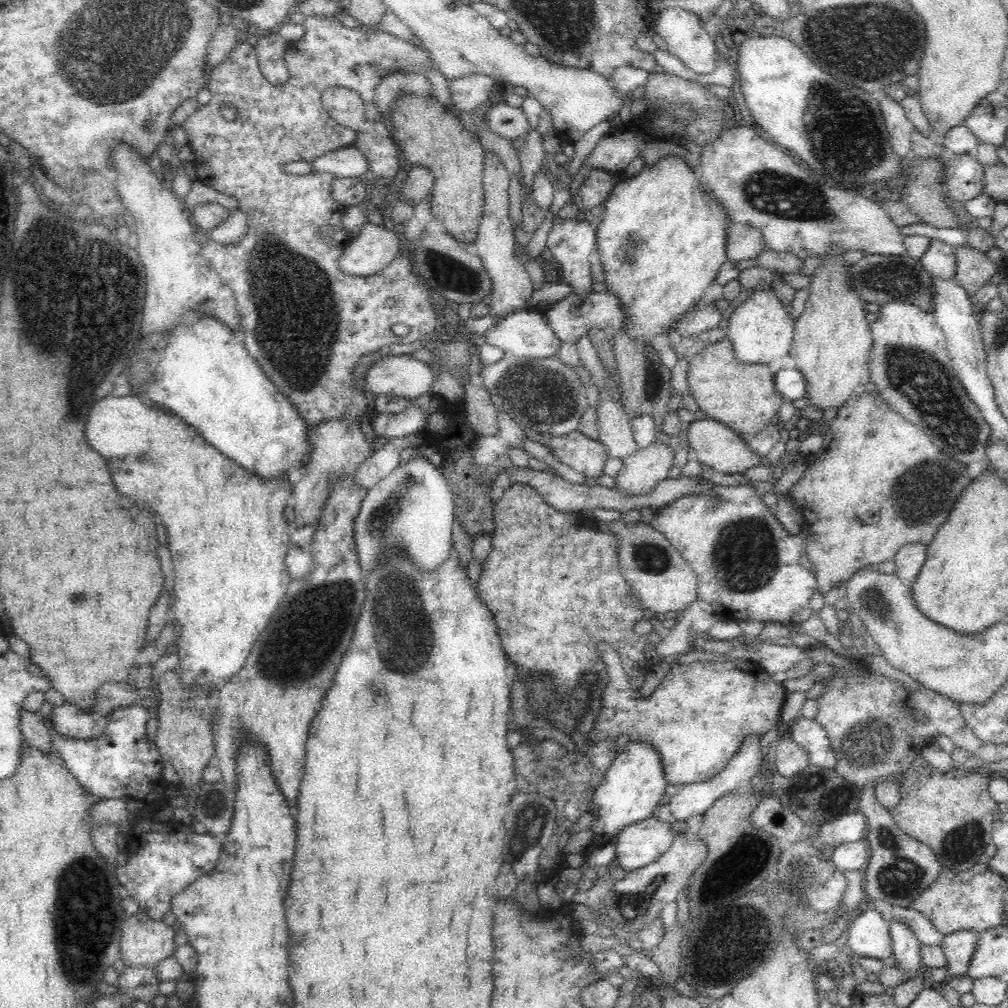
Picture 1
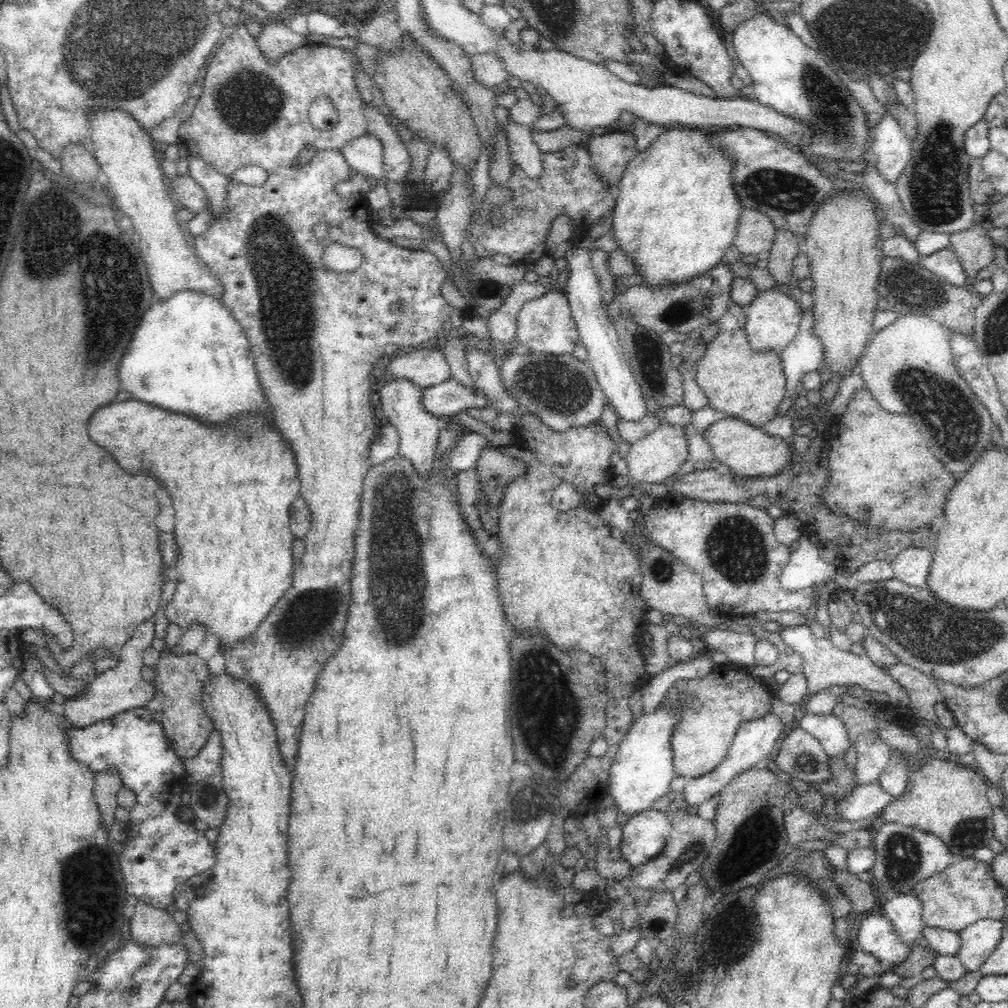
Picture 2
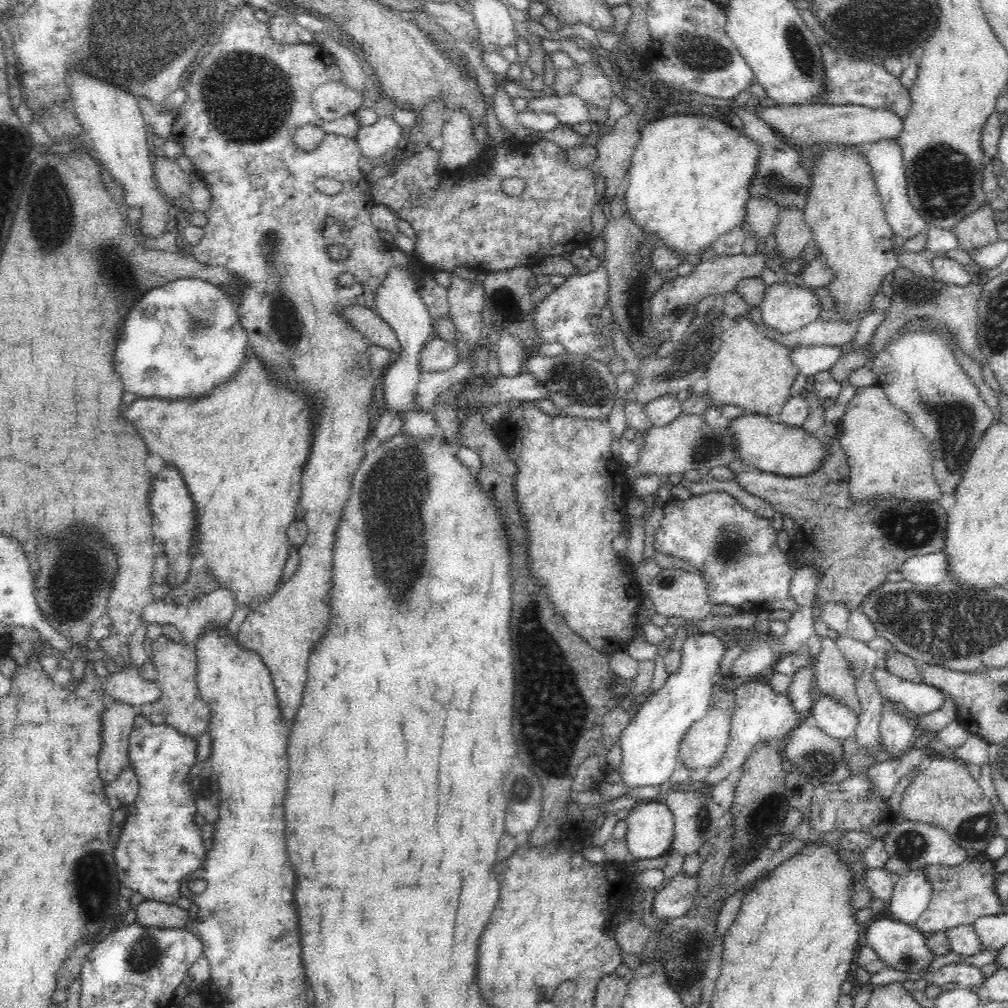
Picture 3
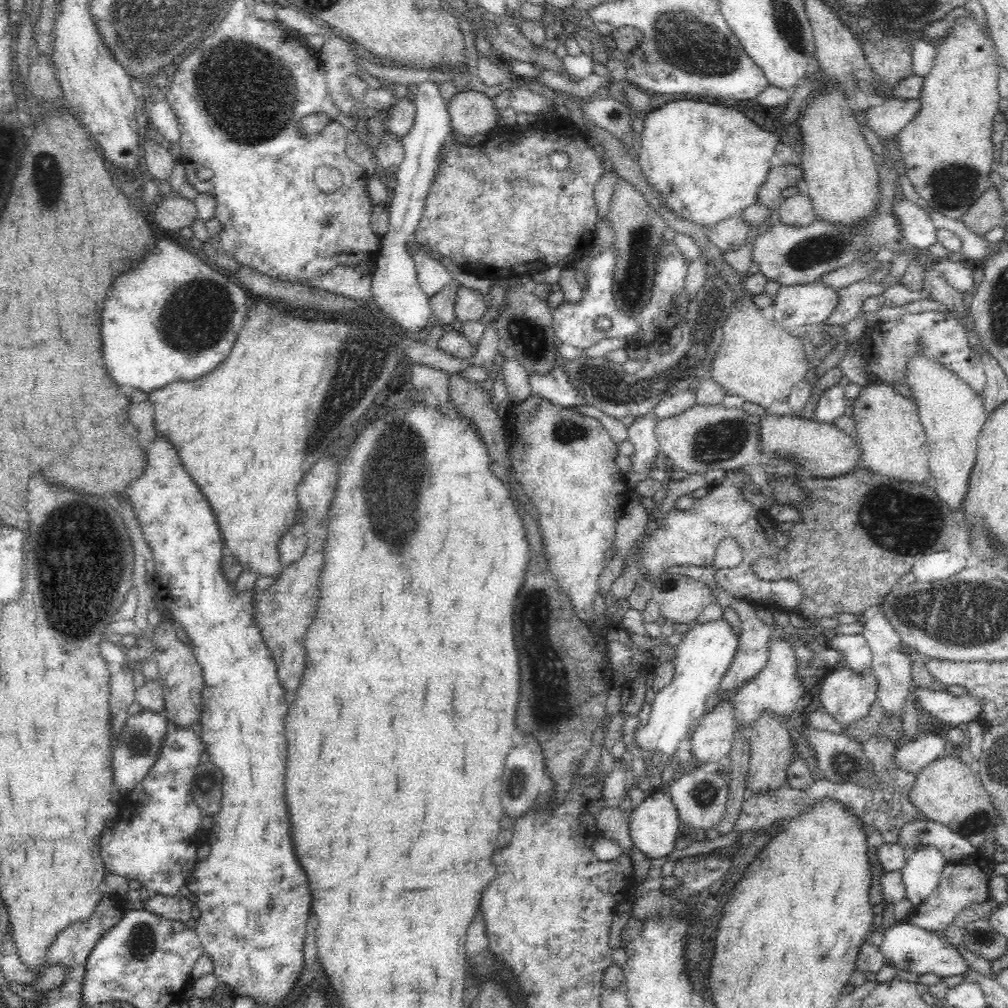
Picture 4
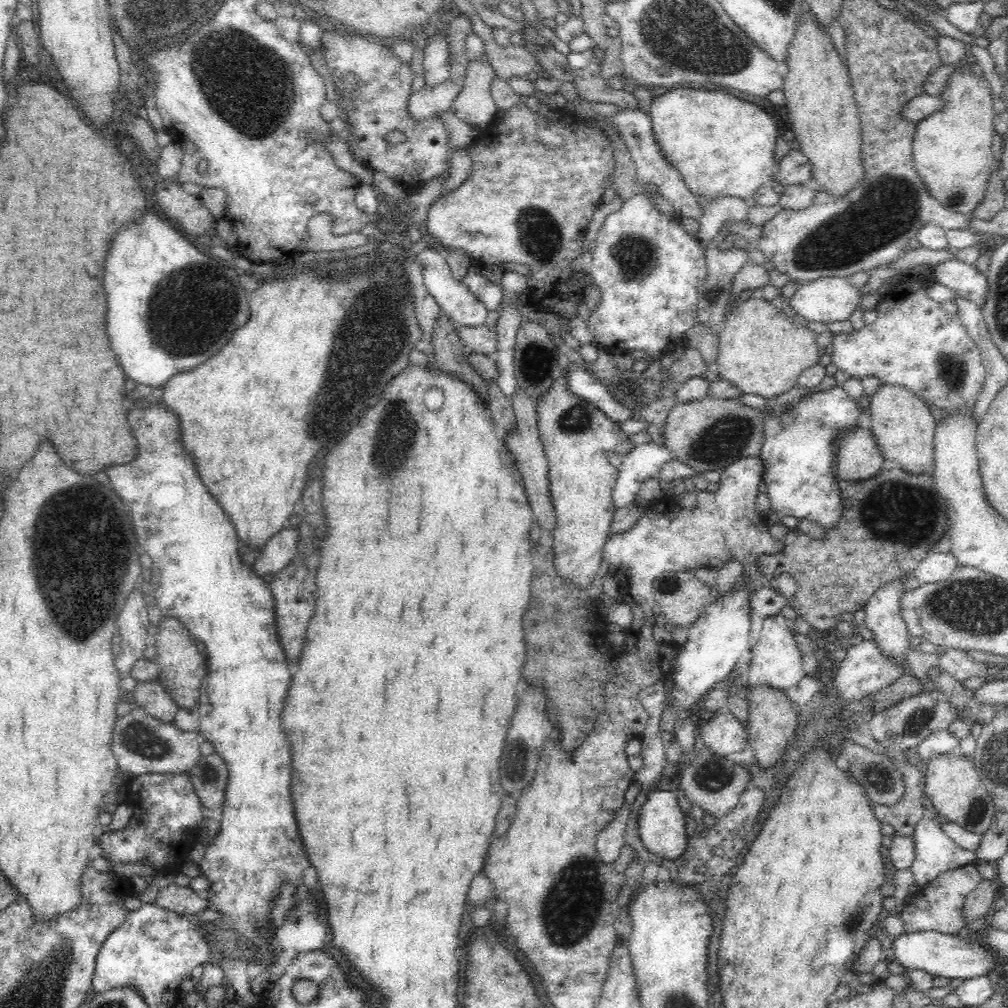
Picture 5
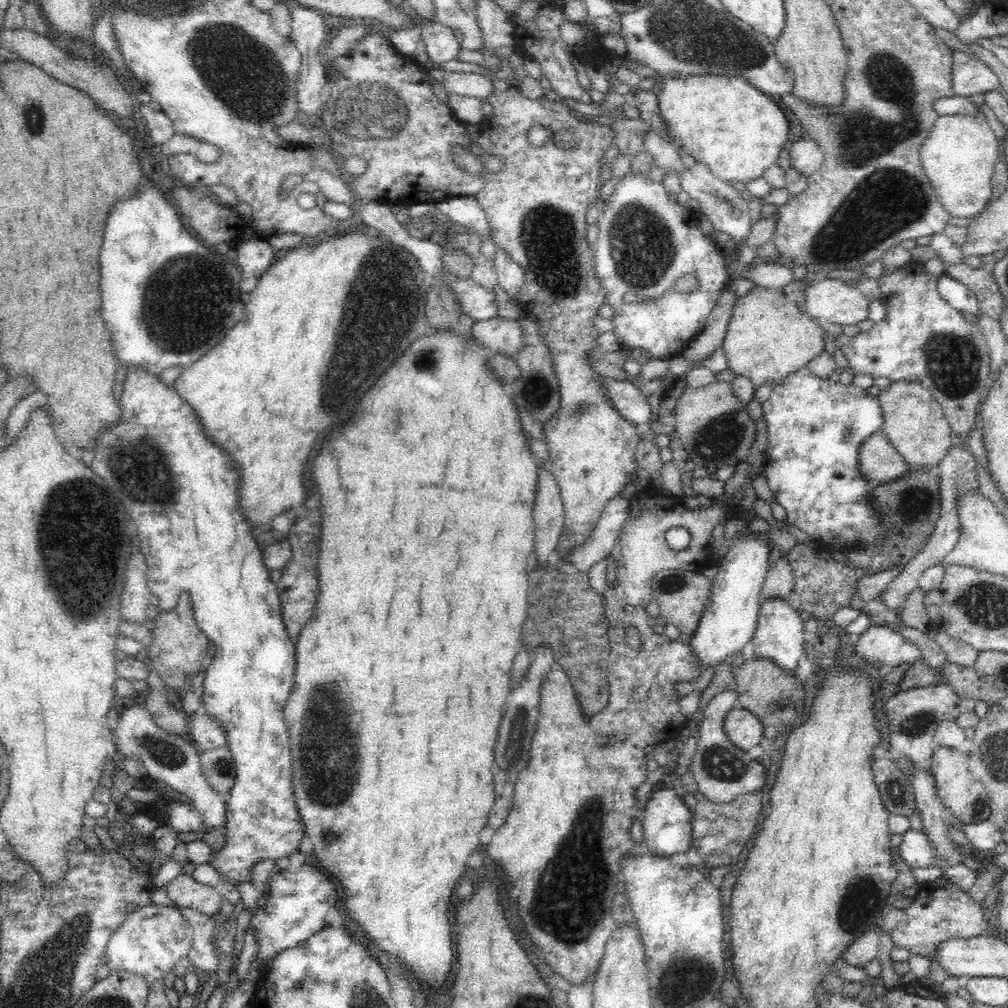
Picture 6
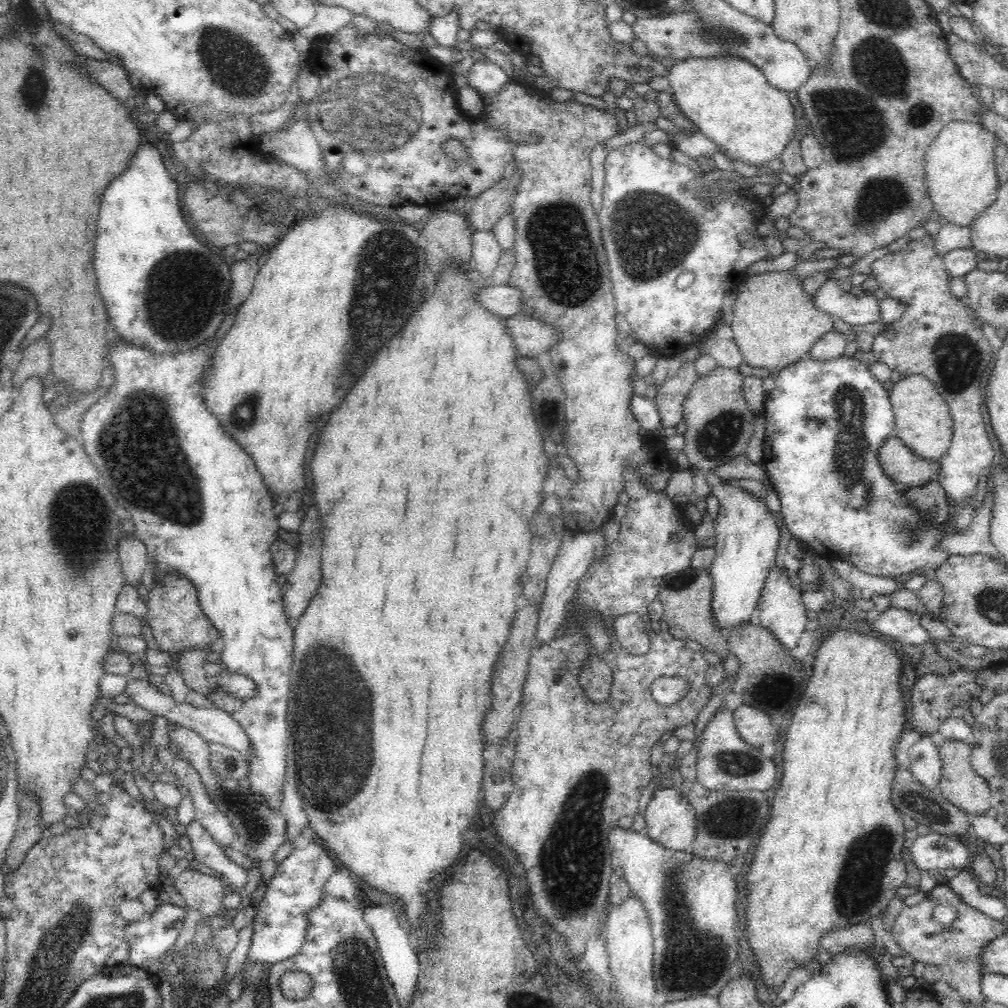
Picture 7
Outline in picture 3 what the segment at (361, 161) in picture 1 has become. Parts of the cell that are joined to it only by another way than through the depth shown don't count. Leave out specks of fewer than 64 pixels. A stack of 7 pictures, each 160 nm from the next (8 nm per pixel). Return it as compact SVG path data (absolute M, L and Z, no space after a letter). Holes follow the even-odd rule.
M391 116L380 117L372 125L362 125L354 138L360 156L371 162L382 158L402 138L402 127Z

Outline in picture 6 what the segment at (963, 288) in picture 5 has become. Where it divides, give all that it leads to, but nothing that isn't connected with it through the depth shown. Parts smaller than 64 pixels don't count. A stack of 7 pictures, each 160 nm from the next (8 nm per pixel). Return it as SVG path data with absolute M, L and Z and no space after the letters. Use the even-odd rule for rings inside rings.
M964 262L946 266L944 275L964 284L976 295L979 310L984 315L998 321L1003 306L997 283L991 271L982 268L970 268Z

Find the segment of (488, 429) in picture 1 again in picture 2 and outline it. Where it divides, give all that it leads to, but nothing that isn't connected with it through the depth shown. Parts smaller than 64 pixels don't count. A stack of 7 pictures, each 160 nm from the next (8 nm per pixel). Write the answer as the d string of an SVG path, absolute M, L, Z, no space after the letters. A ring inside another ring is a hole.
M460 337L440 341L444 358L446 359L446 363L448 363L448 369L450 369L451 379L466 386L466 389L471 392L478 392L476 382L469 372L466 347L460 342Z

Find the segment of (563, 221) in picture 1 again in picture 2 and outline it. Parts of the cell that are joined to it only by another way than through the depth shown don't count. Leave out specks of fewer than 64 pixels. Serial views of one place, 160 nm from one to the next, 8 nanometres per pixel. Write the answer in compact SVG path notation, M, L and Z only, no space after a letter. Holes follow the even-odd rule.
M576 245L570 248L563 258L568 263L568 269L564 274L567 277L567 284L562 292L566 295L573 320L577 325L579 340L587 349L586 362L593 370L598 385L606 397L606 402L614 408L618 418L624 421L638 422L647 415L646 400L632 375L628 361L626 361L616 329L608 319L607 311L602 304L601 288L590 254Z

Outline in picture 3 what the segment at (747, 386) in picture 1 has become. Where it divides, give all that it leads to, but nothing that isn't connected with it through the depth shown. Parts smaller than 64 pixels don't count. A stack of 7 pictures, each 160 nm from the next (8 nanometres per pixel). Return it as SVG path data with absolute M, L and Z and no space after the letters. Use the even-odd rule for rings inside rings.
M738 316L731 323L725 325L720 334L720 350L716 351L710 360L708 370L701 383L703 392L712 397L714 404L732 404L744 410L747 414L764 415L776 422L784 403L790 398L790 389L795 381L798 369L790 361L790 349L760 331L746 316Z

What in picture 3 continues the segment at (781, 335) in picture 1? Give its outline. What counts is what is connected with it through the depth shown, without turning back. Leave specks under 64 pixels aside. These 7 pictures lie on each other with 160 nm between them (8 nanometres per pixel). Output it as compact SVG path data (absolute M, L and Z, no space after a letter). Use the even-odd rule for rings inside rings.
M779 281L768 286L759 305L764 327L788 334L810 325L821 311L816 293L801 284L789 286Z

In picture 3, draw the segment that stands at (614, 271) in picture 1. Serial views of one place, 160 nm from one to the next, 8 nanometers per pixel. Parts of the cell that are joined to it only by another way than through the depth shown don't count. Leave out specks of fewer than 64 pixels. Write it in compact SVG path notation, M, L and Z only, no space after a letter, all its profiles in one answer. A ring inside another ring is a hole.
M680 114L668 116L655 120L639 130L641 137L633 150L627 172L628 176L630 176L630 181L624 194L625 214L628 215L640 229L644 229L646 234L650 234L655 242L659 242L657 248L668 248L671 252L675 252L677 256L684 256L685 258L692 258L692 256L700 258L704 250L710 250L710 248L712 248L712 244L716 242L716 239L720 239L720 236L730 233L730 230L743 223L746 216L746 202L748 202L749 199L748 182L750 182L750 178L752 178L752 172L756 170L756 158L758 157L757 144L744 137L744 135L740 133L741 130L734 129L734 127L728 126L728 124L716 118L702 115Z

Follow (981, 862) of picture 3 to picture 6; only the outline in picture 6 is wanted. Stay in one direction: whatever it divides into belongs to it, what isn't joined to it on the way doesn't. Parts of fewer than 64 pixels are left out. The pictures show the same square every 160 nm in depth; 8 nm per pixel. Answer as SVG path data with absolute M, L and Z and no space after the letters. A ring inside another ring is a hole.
M941 875L936 880L926 880L919 885L919 888L905 911L903 919L899 919L891 937L895 946L901 946L911 950L911 954L930 956L934 948L947 938L972 938L984 934L992 934L987 923L987 914L982 911L982 904L976 903L969 895L968 890L962 890L957 884Z

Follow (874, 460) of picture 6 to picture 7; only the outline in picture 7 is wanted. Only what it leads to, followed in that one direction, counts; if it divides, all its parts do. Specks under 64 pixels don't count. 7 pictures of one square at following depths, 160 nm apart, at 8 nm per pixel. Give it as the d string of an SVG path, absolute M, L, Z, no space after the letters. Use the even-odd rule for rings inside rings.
M896 436L884 438L876 459L888 479L898 487L922 486L928 480L936 479L939 461L926 460L916 456Z

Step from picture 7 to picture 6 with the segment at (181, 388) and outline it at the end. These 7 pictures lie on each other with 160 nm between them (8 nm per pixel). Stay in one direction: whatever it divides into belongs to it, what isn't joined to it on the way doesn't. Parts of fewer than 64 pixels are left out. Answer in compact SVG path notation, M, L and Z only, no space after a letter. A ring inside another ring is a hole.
M129 367L128 375L124 381L124 394L120 398L120 408L122 408L122 422L104 430L98 438L96 444L96 458L92 462L92 470L104 478L104 482L118 494L124 506L128 506L128 514L132 518L132 524L138 528L139 549L145 556L147 585L151 590L152 596L158 599L157 607L159 611L170 612L176 608L180 595L188 593L194 621L198 629L212 640L215 644L215 657L210 664L204 669L203 673L203 696L201 697L202 712L209 715L209 718L221 722L227 738L227 746L233 757L233 764L236 765L236 779L230 790L230 798L225 803L225 824L222 829L224 836L223 847L218 852L214 852L212 857L207 861L214 868L220 877L224 878L224 883L230 882L238 886L240 883L254 883L251 878L252 868L267 859L274 862L281 859L288 859L290 856L300 851L302 838L305 836L304 825L300 820L295 798L293 795L292 785L292 765L291 765L291 743L287 725L283 718L283 708L290 696L291 689L294 687L294 675L296 666L295 643L288 637L286 627L282 620L281 604L277 585L270 581L269 571L262 562L262 551L252 537L252 527L245 521L245 517L238 507L238 498L236 498L236 482L238 482L238 473L232 467L232 460L224 456L224 450L220 450L214 442L208 442L204 435L204 427L200 425L194 409L178 395L174 388L169 388L162 382L159 376L153 376L140 367Z

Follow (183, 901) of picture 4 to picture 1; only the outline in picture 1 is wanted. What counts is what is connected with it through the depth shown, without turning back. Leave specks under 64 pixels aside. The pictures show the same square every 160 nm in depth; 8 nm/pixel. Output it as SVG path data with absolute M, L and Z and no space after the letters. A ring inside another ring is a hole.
M138 911L134 915L126 916L122 923L120 941L120 956L126 967L153 968L164 958L171 956L175 951L174 929L163 921L152 920L145 912Z

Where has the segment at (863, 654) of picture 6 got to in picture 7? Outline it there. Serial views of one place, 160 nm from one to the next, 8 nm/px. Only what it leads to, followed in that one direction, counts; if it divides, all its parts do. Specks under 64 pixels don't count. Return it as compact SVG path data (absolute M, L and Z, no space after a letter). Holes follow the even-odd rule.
M890 606L870 621L870 626L878 636L883 638L888 636L897 646L903 644L920 646L932 639L918 620L918 613Z

